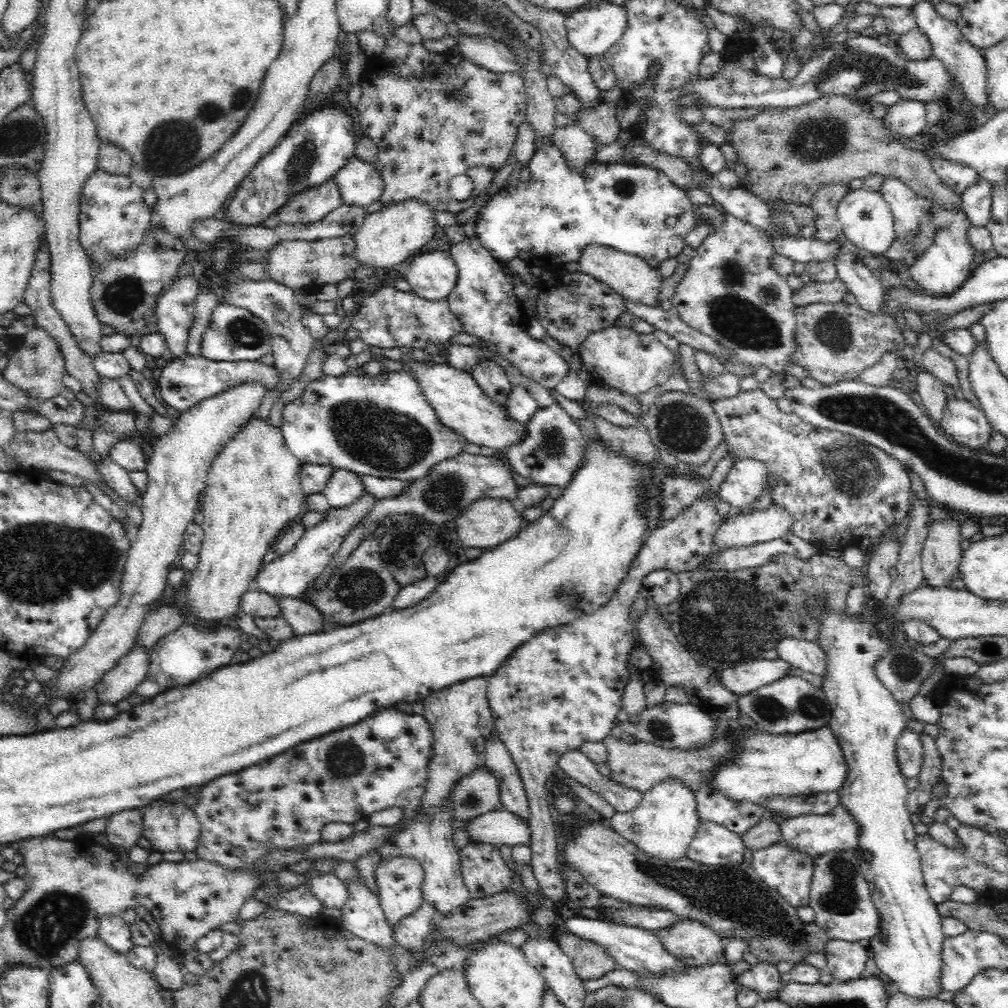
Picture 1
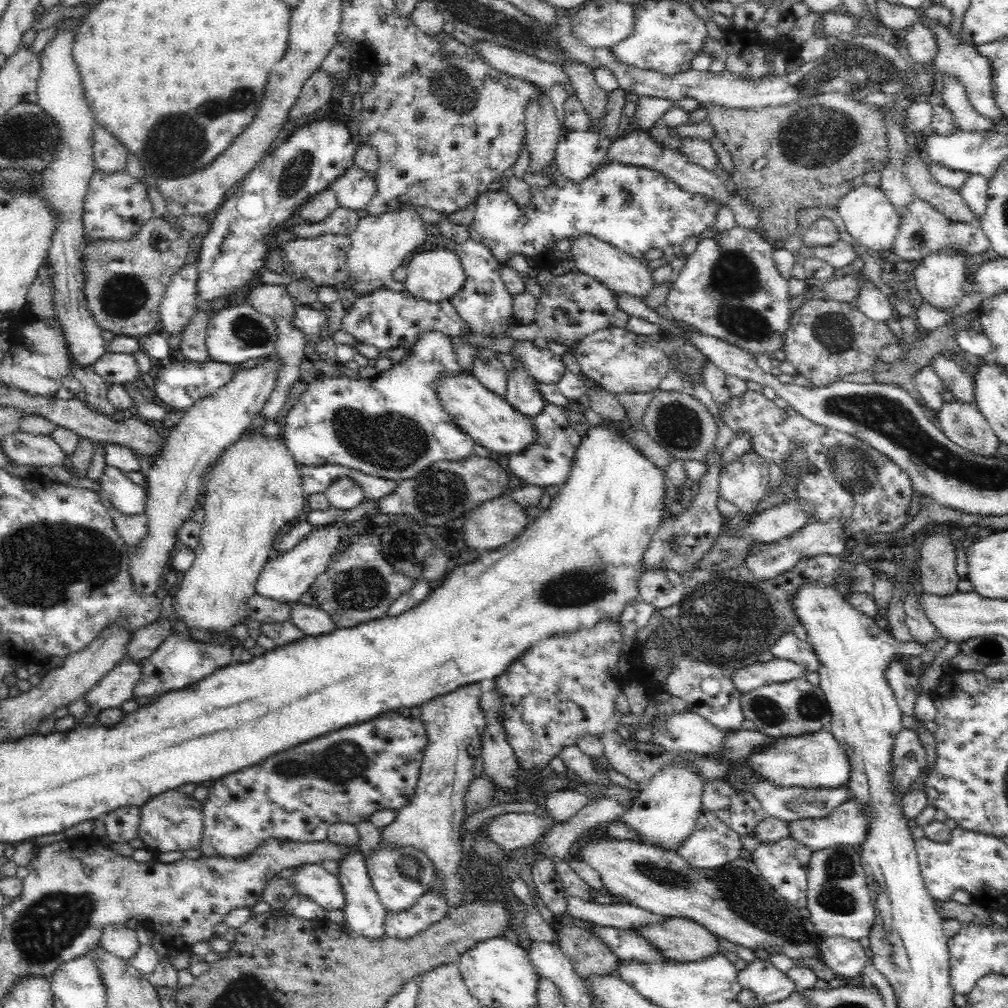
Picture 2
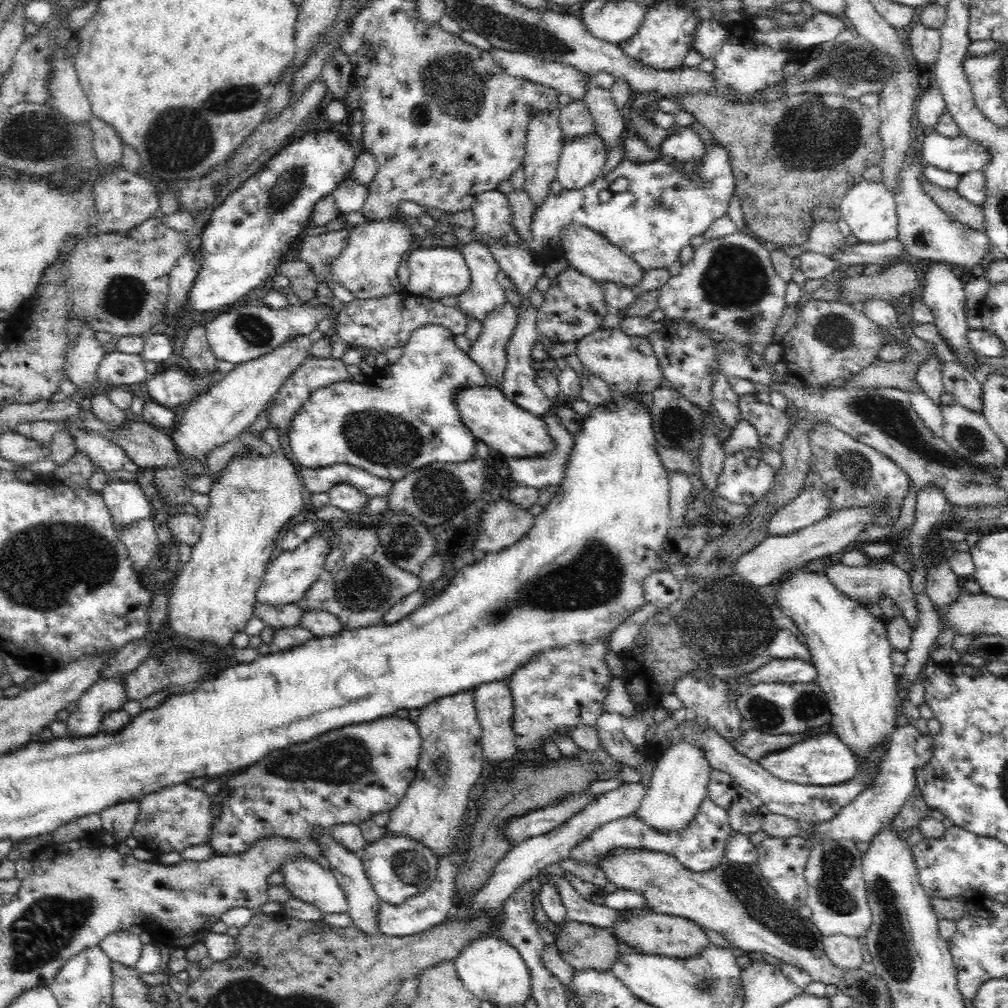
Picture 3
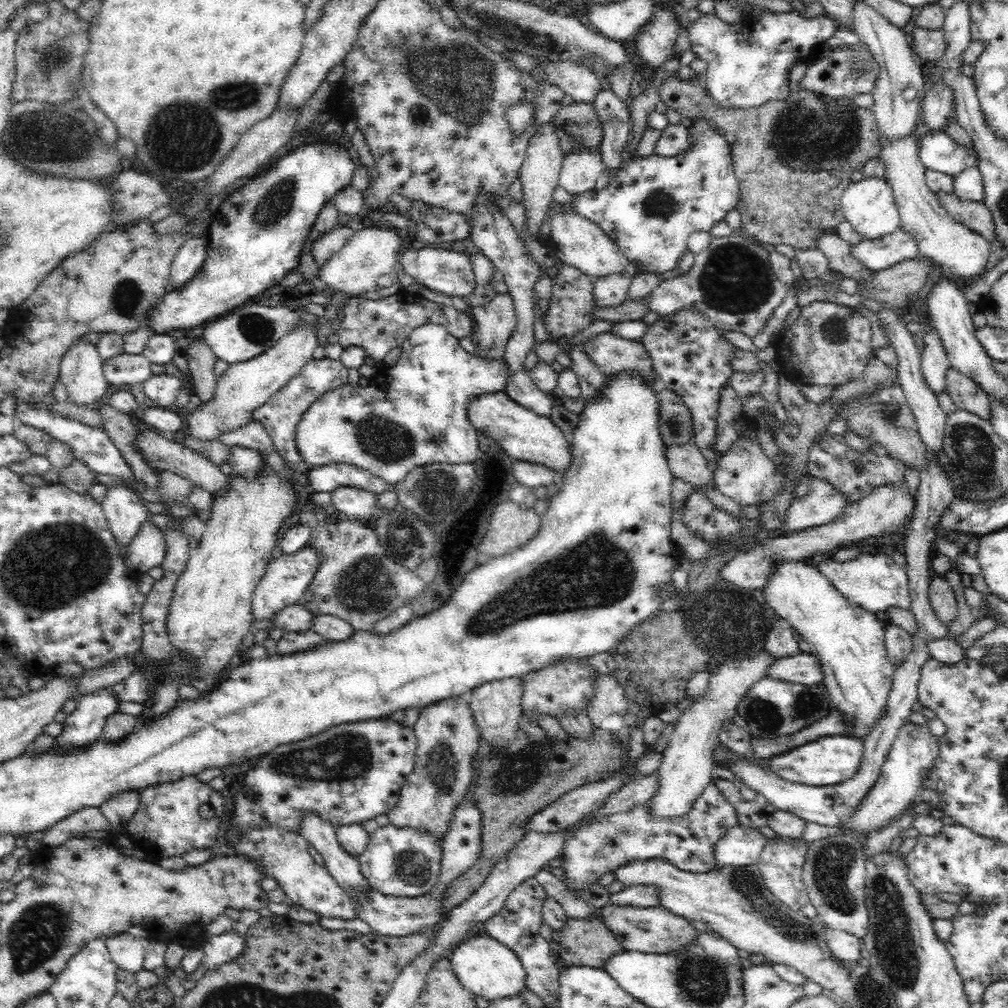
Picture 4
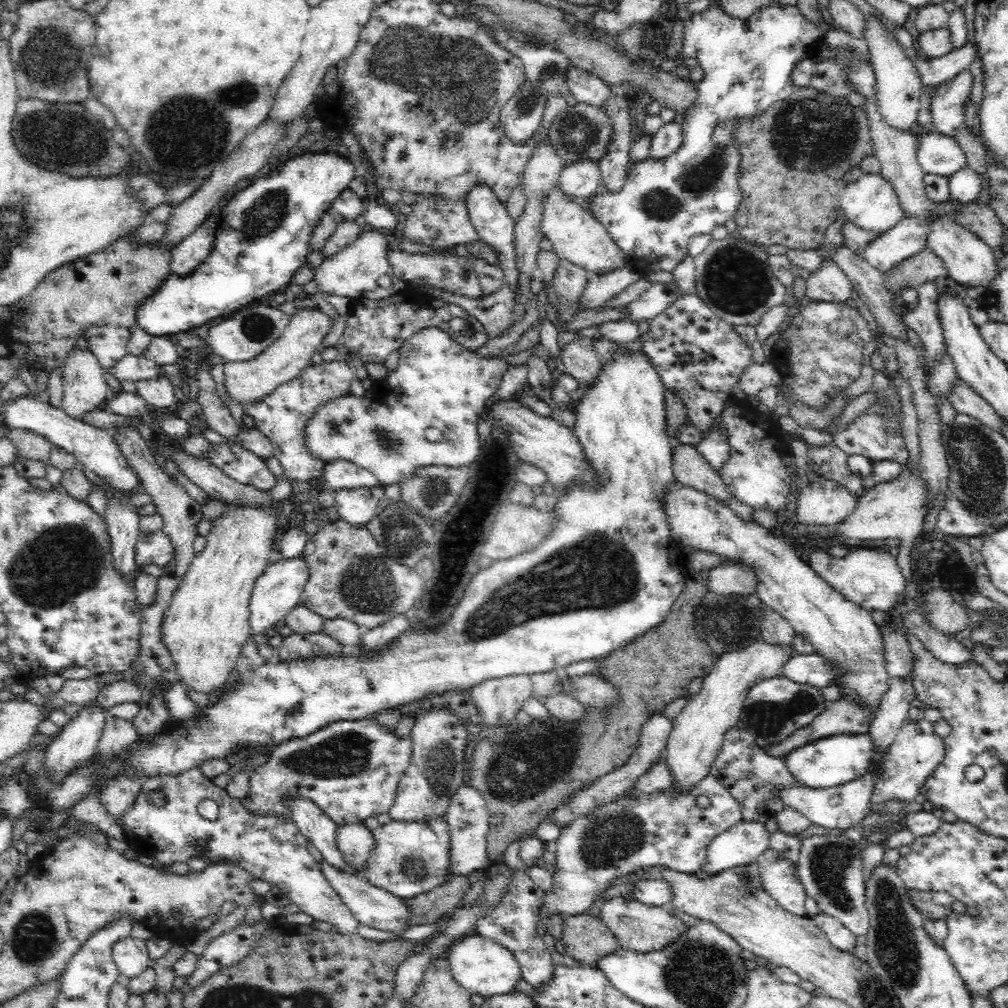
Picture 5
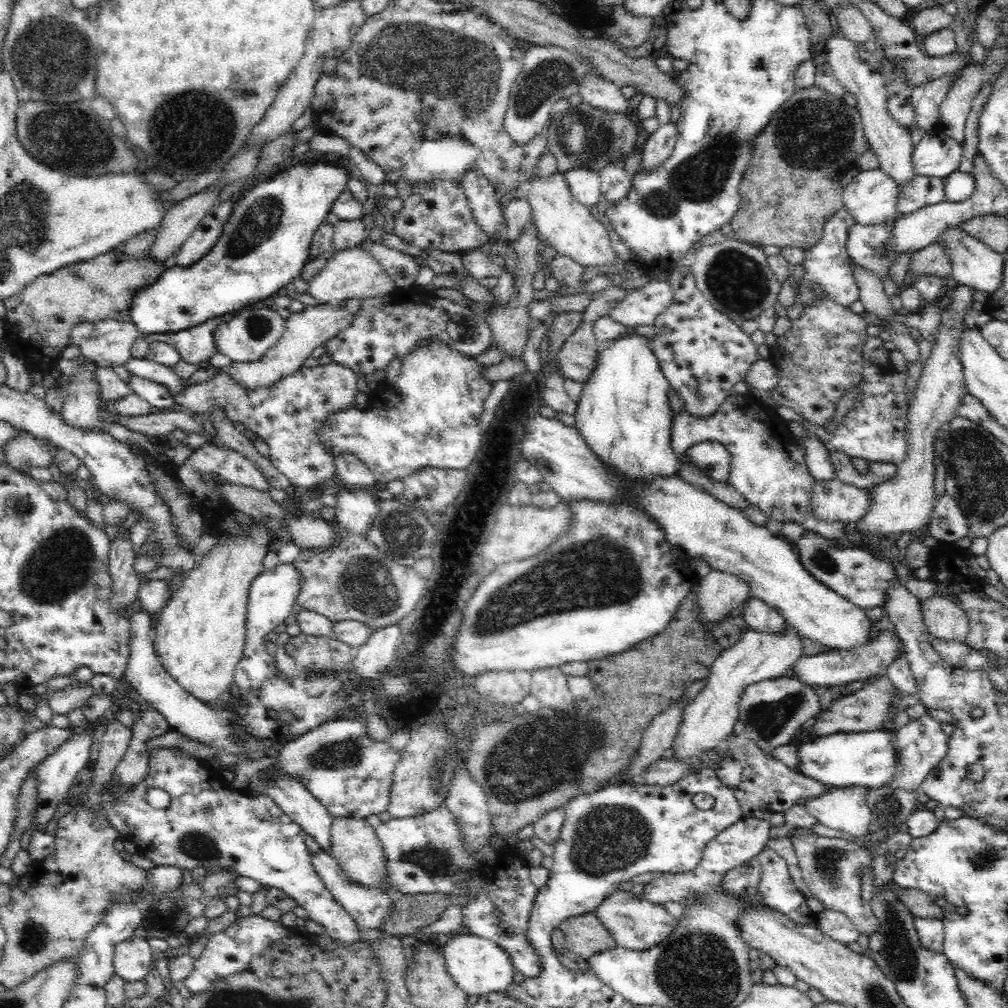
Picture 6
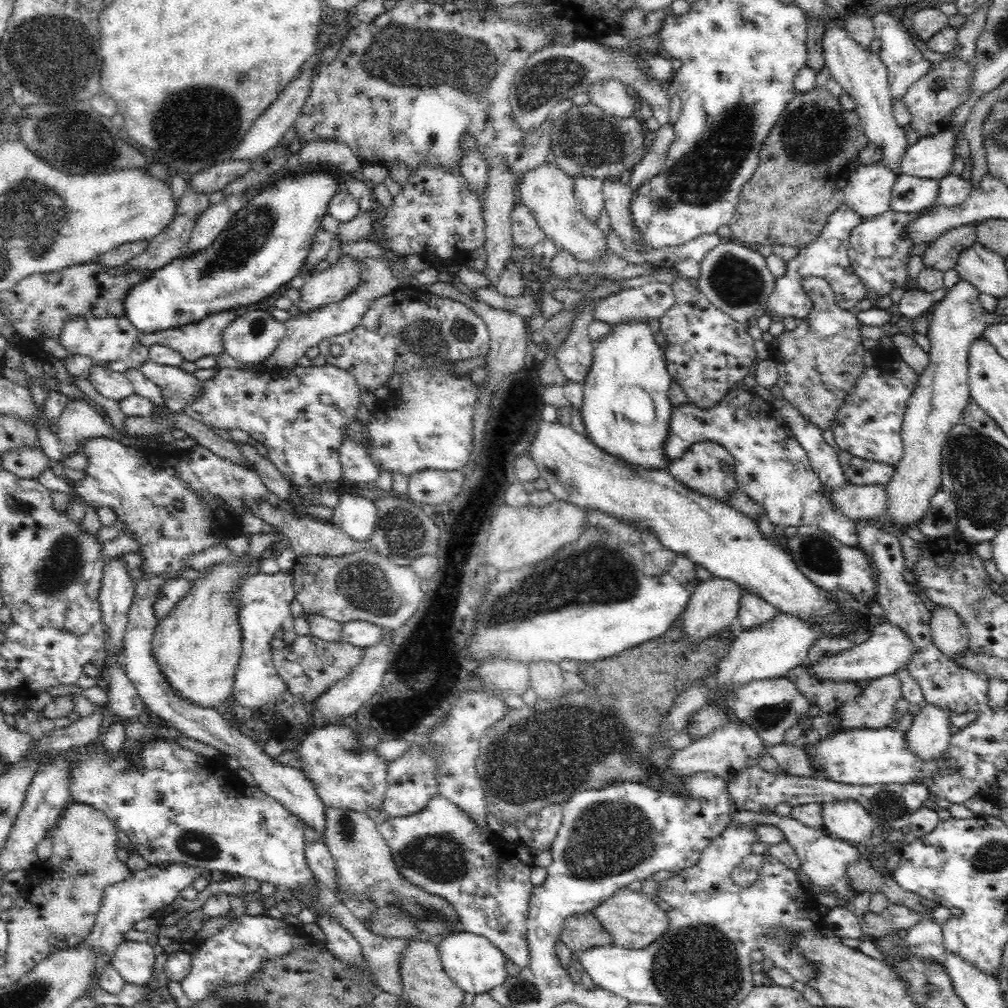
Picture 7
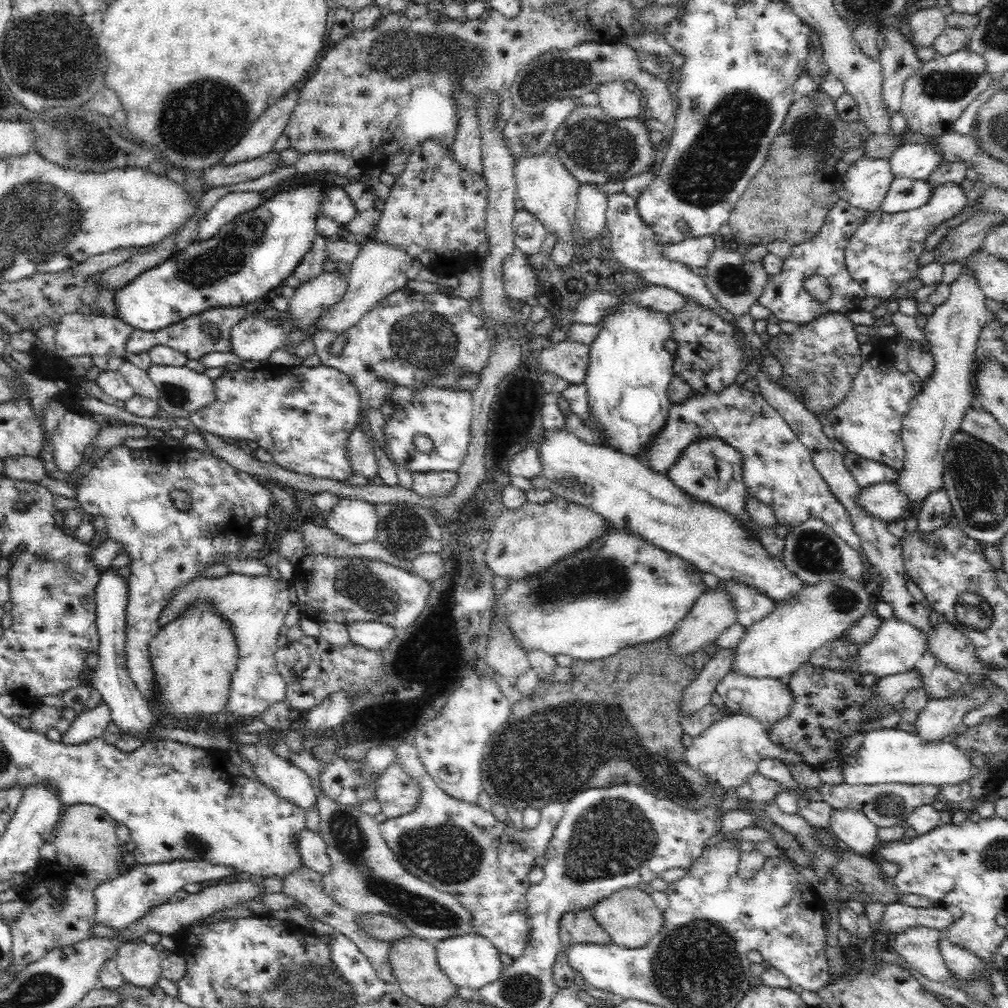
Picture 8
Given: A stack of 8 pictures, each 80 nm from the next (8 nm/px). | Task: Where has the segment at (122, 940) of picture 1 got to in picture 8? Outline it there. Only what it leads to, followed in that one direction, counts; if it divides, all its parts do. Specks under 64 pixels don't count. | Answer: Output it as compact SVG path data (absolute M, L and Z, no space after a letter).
M128 941L118 950L115 957L117 968L124 982L140 988L150 988L162 976L162 961L153 946L144 941Z

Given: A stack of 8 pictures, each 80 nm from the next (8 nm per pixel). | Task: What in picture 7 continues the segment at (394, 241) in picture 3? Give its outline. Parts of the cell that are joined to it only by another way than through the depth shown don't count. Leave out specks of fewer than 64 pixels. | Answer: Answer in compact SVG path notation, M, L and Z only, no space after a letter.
M341 256L339 261L334 265L330 265L328 269L310 274L305 278L304 286L300 288L300 300L295 303L299 314L306 316L306 314L310 314L310 312L318 310L322 306L340 302L359 283L358 273L359 261L354 262L347 256Z

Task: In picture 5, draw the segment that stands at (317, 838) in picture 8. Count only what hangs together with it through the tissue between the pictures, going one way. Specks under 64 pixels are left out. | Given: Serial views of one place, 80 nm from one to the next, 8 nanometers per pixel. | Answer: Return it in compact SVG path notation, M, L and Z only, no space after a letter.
M326 860L318 862L318 867L320 867L322 875L324 875L324 879L330 883L332 890L334 890L336 895L340 897L342 903L346 904L349 911L353 914L353 917L359 922L359 924L362 924L362 926L372 926L372 928L377 928L378 930L390 931L396 935L402 934L404 932L404 928L408 928L407 924L405 924L407 921L407 910L405 910L405 906L402 904L402 900L400 898L393 896L386 890L377 888L365 878L362 878L356 874L354 876L353 874L347 874L346 871L342 871L342 869L326 863Z

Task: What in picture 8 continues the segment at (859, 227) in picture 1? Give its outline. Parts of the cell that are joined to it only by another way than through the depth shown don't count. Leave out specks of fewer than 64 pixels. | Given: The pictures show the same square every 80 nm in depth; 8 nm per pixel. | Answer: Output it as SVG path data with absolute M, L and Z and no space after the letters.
M862 155L846 170L843 197L858 208L875 212L893 179L888 159Z

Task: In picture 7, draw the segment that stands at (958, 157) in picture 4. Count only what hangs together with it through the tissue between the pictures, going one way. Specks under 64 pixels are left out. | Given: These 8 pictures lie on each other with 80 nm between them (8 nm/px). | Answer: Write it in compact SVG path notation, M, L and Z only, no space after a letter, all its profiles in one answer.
M962 126L948 127L944 132L937 136L920 137L916 144L909 145L901 154L899 161L895 164L897 174L914 176L916 178L936 179L946 176L949 164L956 158L953 147L958 134L963 134Z

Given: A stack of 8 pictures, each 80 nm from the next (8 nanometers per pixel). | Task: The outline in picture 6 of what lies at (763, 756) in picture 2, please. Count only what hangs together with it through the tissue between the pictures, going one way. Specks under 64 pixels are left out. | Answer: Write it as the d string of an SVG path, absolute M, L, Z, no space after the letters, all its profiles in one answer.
M888 728L862 732L840 732L818 736L797 747L802 759L800 773L836 788L863 786L880 788L891 784L904 770L904 763L896 751L894 731Z

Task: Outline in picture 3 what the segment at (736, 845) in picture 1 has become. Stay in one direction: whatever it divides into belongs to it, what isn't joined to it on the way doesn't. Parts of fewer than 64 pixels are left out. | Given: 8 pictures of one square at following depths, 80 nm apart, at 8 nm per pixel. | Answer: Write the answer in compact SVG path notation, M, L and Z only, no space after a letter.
M707 793L704 800L701 800L697 806L692 822L682 830L661 832L636 814L618 817L618 820L598 826L592 834L580 840L570 850L568 859L578 862L580 866L594 866L600 869L603 861L614 857L619 851L656 852L672 857L676 863L680 863L680 867L692 872L708 872L724 863L724 844L732 831L729 813L710 797L710 793Z

